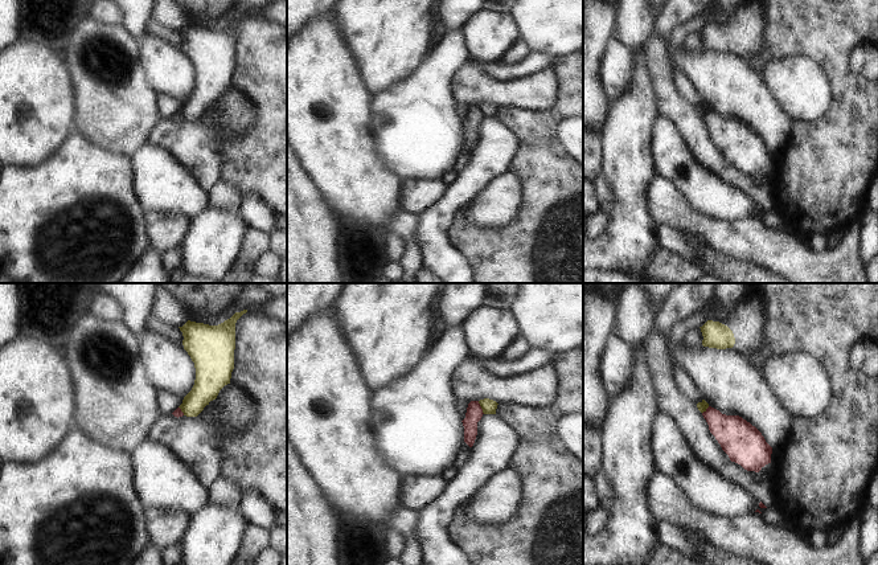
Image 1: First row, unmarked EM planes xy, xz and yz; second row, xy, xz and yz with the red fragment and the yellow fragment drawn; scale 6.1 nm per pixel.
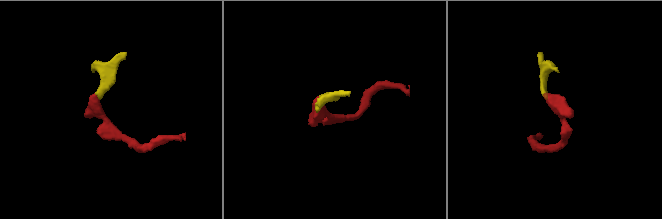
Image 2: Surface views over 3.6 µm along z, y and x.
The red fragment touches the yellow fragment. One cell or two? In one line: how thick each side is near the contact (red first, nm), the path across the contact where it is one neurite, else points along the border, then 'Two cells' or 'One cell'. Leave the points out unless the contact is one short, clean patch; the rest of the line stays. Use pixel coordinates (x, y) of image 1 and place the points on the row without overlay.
Thickness 100 nm (red) against 90 nm. Boundary: xz (478, 105), (484, 117). Two cells.

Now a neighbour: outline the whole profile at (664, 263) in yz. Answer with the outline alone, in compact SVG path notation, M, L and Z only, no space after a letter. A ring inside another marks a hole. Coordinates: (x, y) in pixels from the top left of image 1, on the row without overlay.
M660 247L651 257L640 278L649 281L670 279L690 283L703 275L703 270L690 259L668 249Z

